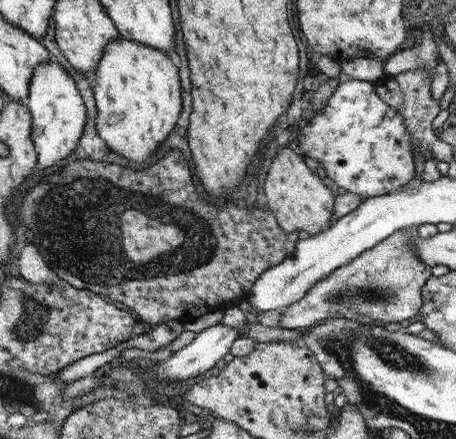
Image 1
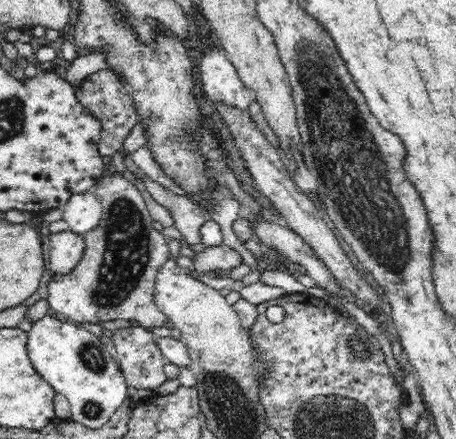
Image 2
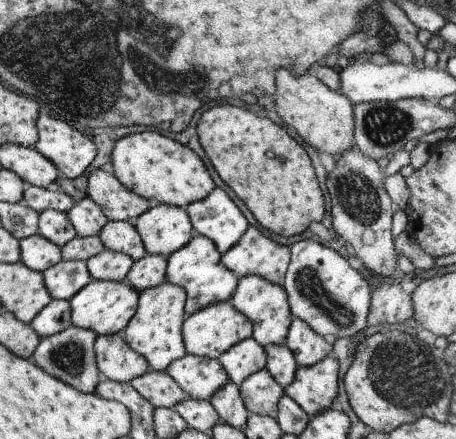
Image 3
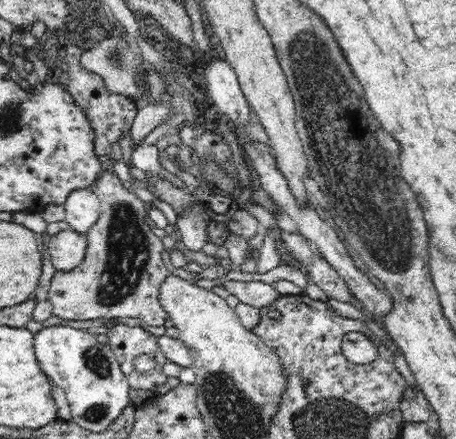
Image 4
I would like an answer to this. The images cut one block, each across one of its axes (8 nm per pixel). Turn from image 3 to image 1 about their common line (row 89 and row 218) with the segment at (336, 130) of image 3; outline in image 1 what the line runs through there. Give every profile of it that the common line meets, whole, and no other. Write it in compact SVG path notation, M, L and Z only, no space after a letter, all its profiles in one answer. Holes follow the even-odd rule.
M285 146L277 148L277 154L273 156L267 174L263 176L263 202L267 202L267 208L275 214L277 224L285 230L297 230L307 234L319 234L323 228L331 226L331 214L335 200L331 198L331 190L323 186L319 176L313 176L313 172L303 164L303 158L297 156L293 150Z

